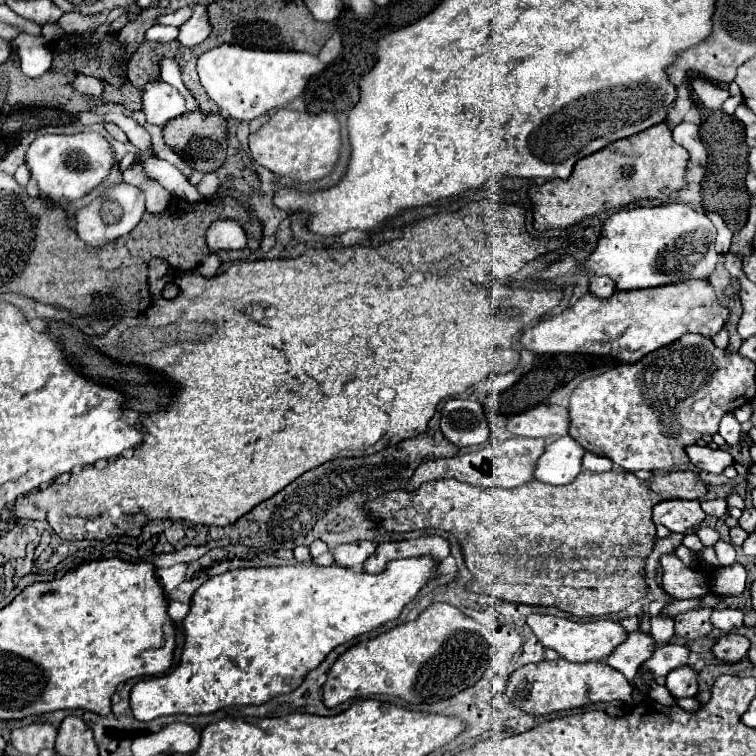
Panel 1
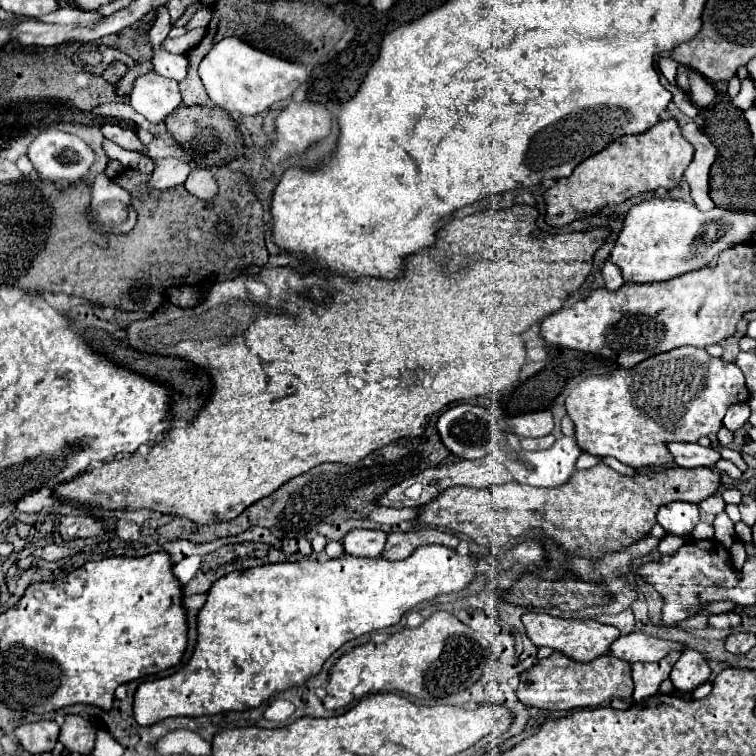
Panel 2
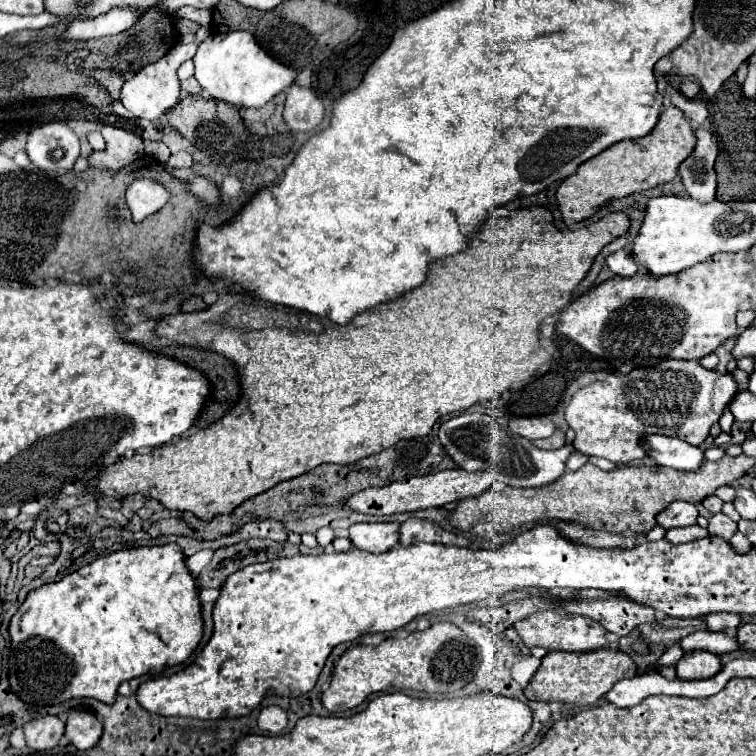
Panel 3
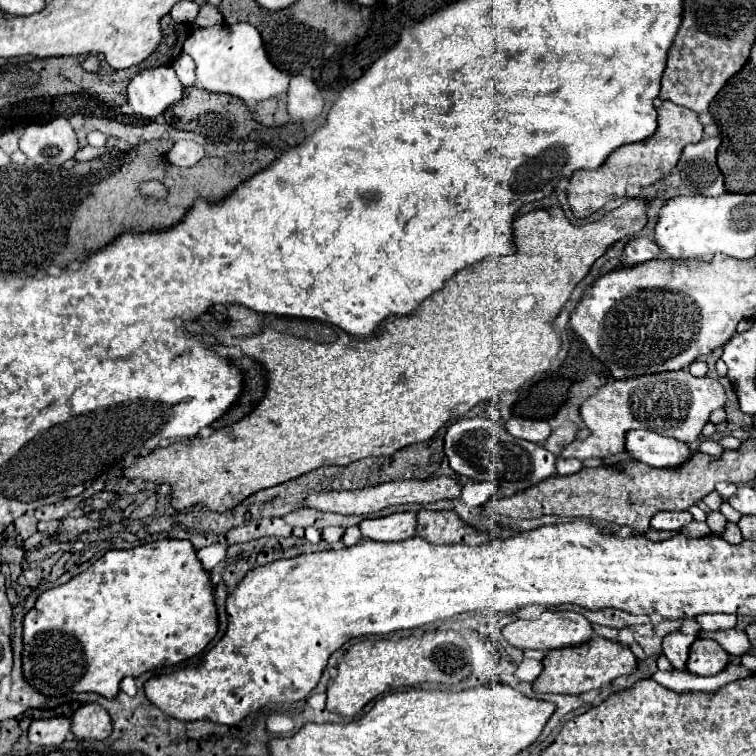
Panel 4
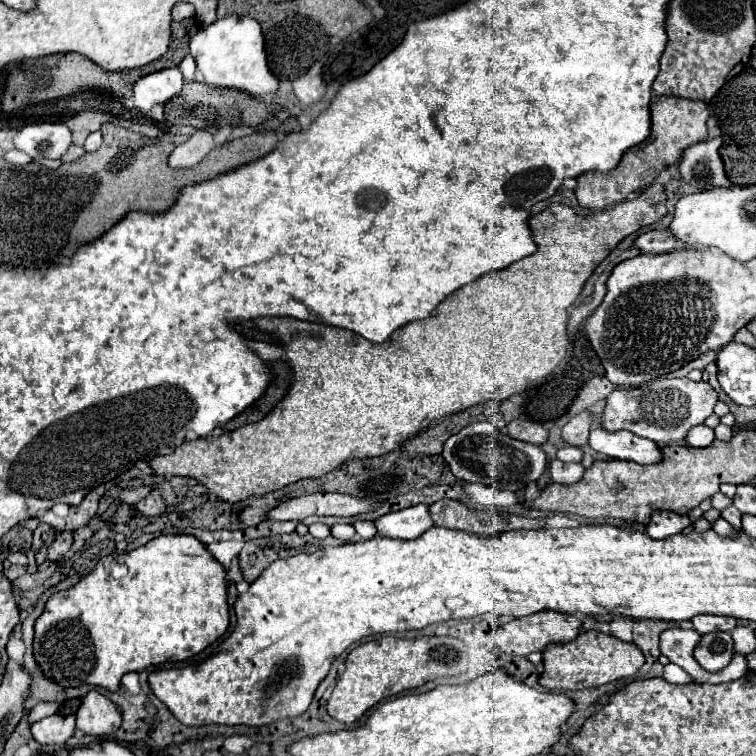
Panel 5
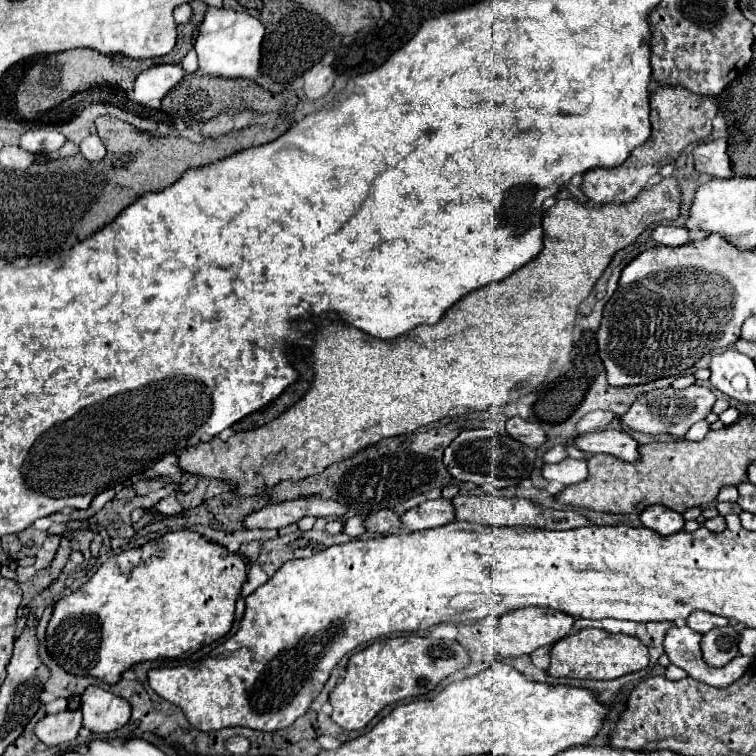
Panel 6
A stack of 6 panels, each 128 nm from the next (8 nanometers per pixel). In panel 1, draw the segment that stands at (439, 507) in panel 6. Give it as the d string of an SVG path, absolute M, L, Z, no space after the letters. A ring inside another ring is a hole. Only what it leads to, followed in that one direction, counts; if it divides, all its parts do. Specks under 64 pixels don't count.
M362 540L362 542L350 542L350 544L340 544L334 550L334 558L340 566L346 568L362 568L362 564L368 560L368 556L376 550L376 542Z

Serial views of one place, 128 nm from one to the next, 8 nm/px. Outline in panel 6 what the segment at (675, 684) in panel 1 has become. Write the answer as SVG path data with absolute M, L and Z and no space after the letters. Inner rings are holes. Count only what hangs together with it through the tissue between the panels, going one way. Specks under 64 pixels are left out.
M732 624L724 628L714 628L702 636L702 656L710 666L724 666L740 654L738 650L740 634Z

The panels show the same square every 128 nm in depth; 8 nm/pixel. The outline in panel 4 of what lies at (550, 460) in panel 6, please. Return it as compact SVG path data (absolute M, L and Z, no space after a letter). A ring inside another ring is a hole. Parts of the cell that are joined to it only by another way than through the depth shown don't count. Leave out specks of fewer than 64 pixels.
M686 370L608 382L598 388L598 392L580 408L584 424L592 434L586 440L576 440L568 444L568 448L564 448L560 456L586 460L618 454L622 452L622 440L626 432L632 428L648 428L680 442L694 442L700 438L700 432L708 422L712 410L722 408L724 400L726 396L718 380L706 376L694 378Z

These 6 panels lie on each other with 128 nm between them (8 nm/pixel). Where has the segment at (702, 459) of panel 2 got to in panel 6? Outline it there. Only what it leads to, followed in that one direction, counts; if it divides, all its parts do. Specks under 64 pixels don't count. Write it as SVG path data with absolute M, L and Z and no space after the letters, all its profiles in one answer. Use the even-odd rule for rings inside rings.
M602 430L602 432L588 432L584 436L576 436L570 444L586 454L614 454L622 460L636 462L638 456L638 442L620 430Z

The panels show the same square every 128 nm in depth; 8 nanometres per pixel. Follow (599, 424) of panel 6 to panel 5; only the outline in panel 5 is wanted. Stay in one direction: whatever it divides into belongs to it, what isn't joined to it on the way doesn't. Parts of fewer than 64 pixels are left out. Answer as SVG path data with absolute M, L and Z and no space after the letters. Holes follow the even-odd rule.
M582 412L578 416L574 416L564 428L562 428L562 438L572 444L572 446L584 446L586 438L590 434L590 426L594 422L592 412Z

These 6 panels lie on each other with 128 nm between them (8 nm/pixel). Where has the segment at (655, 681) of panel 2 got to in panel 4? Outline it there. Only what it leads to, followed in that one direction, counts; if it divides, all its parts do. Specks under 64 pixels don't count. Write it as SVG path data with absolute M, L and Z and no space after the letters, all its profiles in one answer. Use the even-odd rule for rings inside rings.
M672 632L672 634L664 636L664 642L662 642L664 656L670 660L670 664L676 670L686 670L688 652L696 638L698 638L698 634L684 634L684 632Z

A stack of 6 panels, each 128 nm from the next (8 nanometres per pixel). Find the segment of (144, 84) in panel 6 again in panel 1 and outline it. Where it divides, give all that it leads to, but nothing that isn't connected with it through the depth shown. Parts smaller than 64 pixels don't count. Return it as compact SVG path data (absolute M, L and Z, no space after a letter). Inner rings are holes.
M152 80L142 90L142 112L148 124L166 124L186 112L184 96L162 80Z

